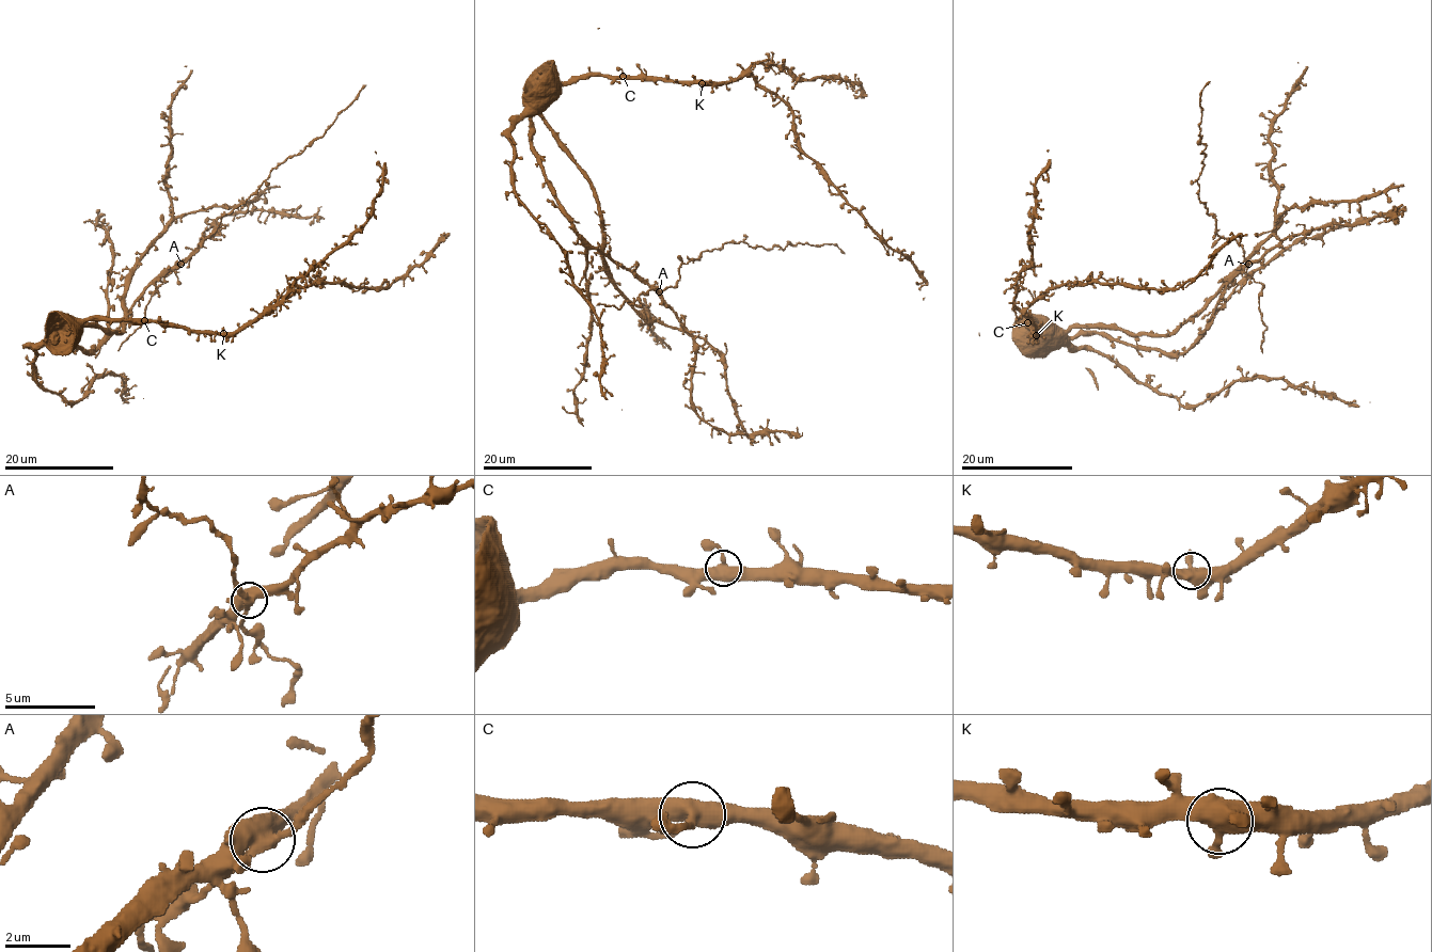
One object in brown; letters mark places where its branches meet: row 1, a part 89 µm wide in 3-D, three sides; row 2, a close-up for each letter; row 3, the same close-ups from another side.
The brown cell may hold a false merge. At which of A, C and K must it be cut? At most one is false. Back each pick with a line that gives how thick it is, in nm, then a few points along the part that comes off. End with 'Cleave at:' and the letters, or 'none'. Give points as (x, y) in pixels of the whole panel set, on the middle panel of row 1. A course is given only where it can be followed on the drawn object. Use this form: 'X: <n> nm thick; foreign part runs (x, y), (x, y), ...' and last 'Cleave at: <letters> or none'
Cleave at: none

